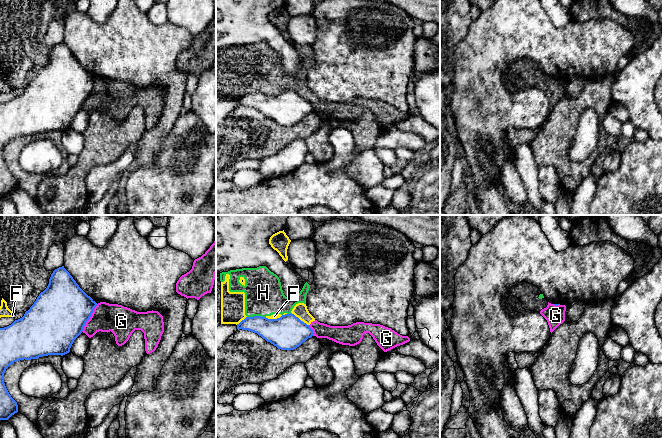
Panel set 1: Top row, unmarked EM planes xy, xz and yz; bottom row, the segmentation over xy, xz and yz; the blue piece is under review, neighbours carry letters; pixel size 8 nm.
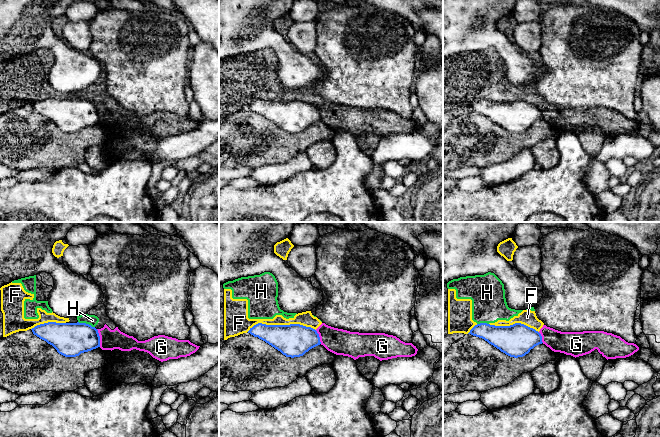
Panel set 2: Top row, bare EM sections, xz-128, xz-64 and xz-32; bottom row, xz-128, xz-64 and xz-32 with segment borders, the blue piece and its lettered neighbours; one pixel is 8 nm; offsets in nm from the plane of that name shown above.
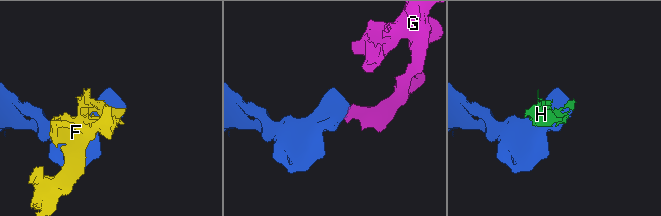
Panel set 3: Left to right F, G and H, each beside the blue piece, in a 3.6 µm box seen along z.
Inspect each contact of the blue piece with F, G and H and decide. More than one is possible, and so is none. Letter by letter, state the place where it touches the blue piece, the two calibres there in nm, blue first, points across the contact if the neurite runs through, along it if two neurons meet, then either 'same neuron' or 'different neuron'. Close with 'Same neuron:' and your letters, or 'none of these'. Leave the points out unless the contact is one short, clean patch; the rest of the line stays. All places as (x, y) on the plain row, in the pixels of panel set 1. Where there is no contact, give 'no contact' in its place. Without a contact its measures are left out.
F: contact xz (299, 95); calibres 280 and 120 nm; different neuron
G: contact xy (89, 94); calibres 440 and 240 nm; border xy (97, 80), (81, 107); different neuron
H: contact xz (256, 92); calibres 240 and 300 nm; different neuron
Same neuron: none of these

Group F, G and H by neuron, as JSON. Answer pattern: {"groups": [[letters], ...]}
{"groups": [["F", "G", "H"]]}

